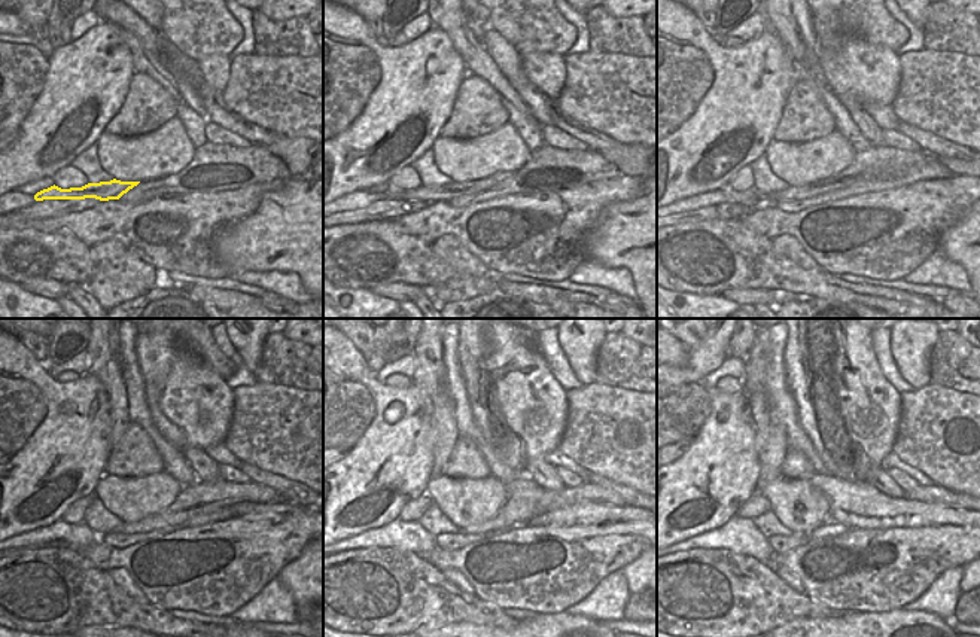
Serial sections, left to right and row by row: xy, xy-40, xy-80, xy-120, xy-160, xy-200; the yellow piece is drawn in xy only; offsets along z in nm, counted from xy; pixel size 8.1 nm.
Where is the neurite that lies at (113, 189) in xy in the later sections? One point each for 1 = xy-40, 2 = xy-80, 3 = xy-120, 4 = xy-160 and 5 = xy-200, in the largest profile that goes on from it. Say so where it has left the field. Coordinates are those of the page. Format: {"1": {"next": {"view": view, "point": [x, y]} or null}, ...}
{"1": {"next": {"view": "xy-40", "point": [453, 189]}}, "2": {"next": {"view": "xy-80", "point": [876, 157]}}, "3": {"next": {"view": "xy-120", "point": [201, 497]}}, "4": {"next": {"view": "xy-160", "point": [514, 512]}}, "5": {"next": {"view": "xy-200", "point": [922, 493]}}}

